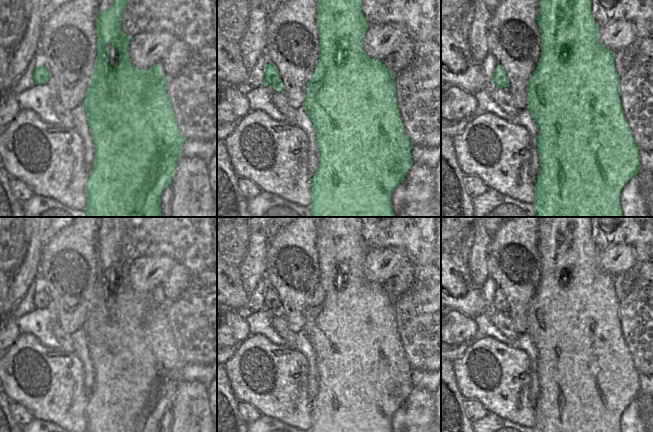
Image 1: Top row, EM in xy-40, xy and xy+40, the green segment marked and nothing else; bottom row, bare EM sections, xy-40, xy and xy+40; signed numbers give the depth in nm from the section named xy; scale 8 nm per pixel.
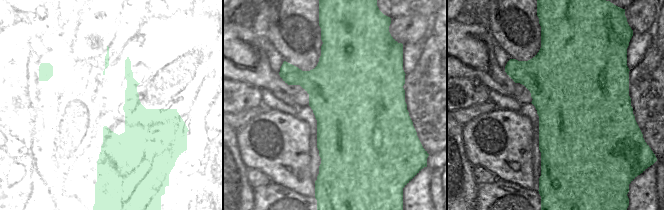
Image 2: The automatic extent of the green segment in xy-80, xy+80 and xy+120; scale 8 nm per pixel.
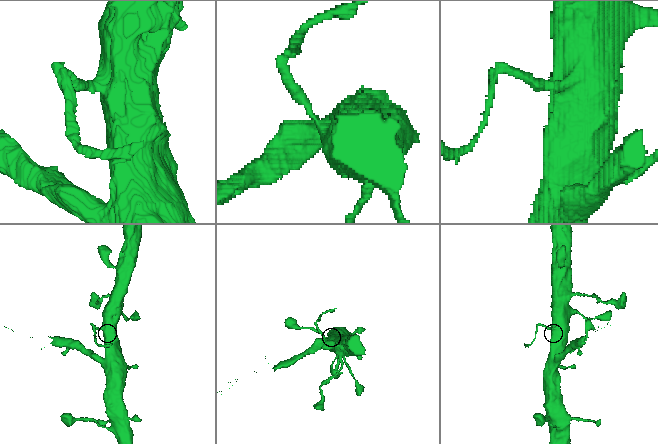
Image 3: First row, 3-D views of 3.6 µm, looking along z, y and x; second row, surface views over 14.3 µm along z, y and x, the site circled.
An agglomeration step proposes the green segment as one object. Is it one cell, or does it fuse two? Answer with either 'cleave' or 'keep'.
cleave

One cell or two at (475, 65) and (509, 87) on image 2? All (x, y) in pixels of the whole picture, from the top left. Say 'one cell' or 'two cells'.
one cell

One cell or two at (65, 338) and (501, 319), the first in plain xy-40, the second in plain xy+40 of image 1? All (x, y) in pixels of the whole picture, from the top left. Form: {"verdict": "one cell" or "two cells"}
{"verdict": "one cell"}

